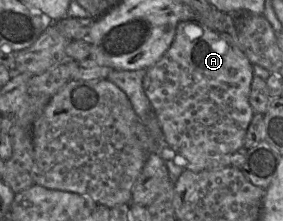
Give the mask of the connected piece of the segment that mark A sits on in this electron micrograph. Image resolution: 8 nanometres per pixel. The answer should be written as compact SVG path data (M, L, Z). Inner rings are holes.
M197 20L180 21L174 40L163 56L146 70L143 89L161 127L165 145L178 157L179 165L193 172L230 166L232 155L243 146L246 130L255 113L249 103L254 76L245 53Z

